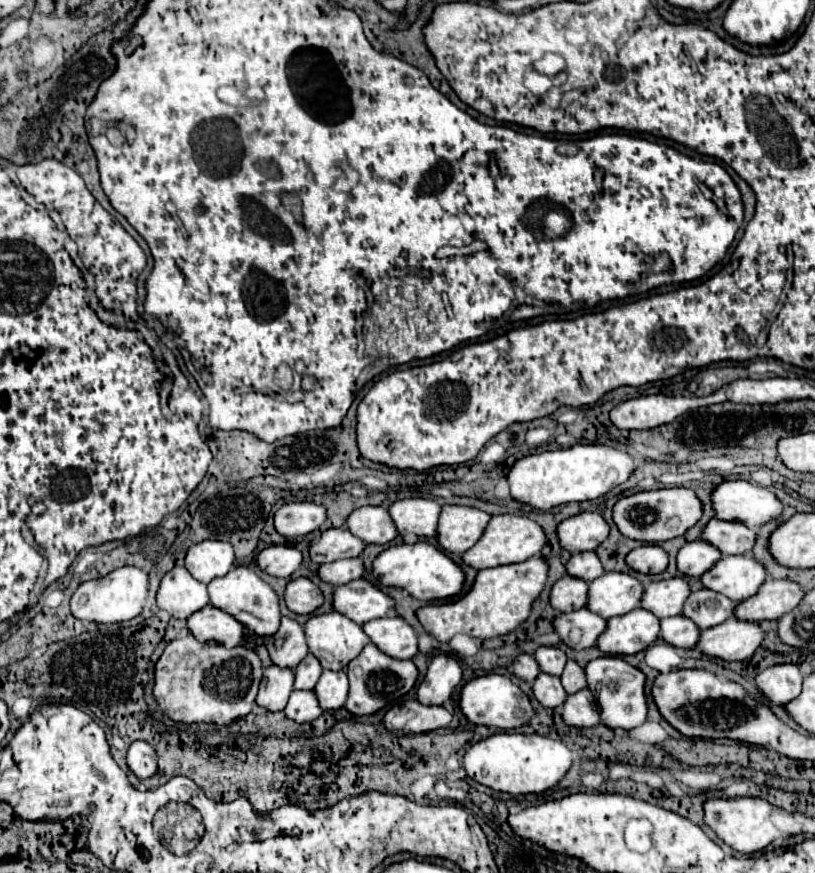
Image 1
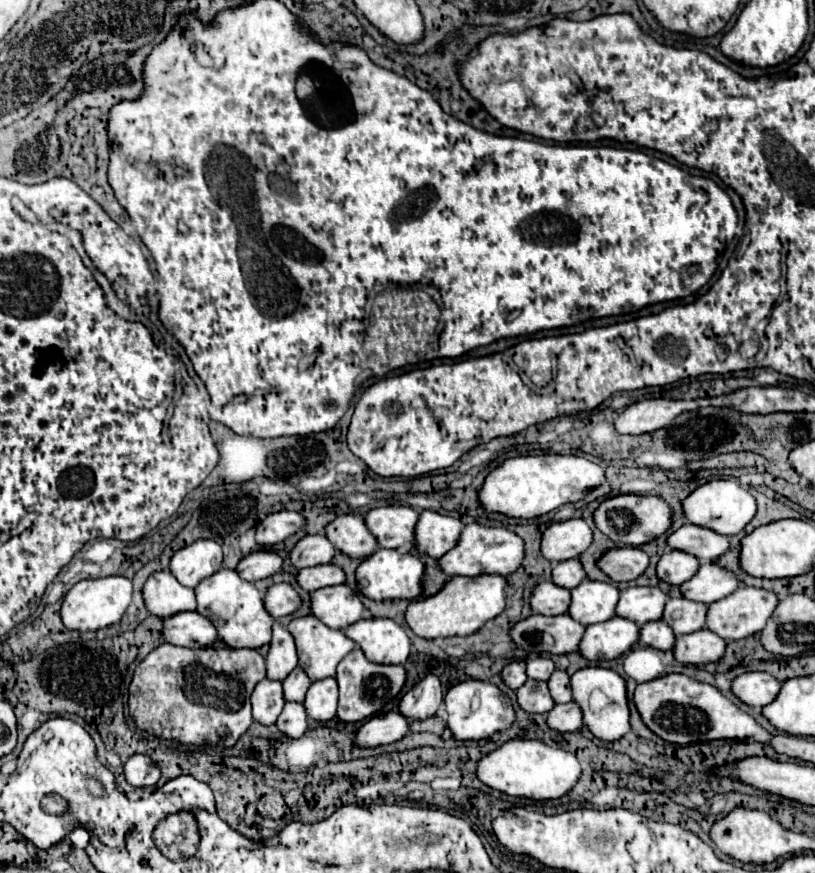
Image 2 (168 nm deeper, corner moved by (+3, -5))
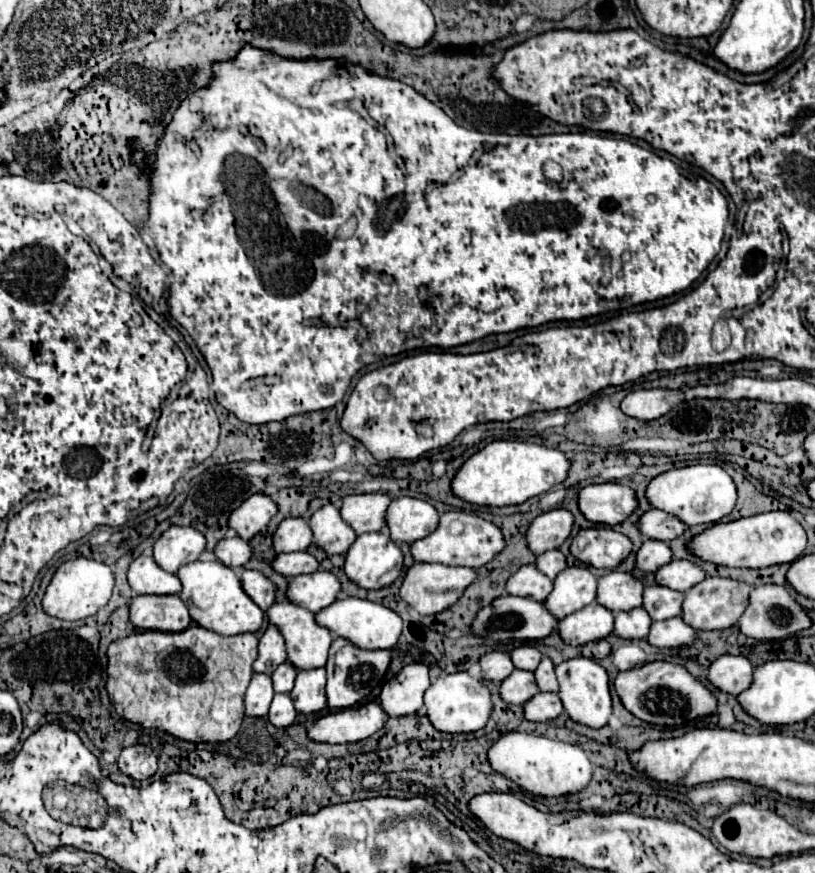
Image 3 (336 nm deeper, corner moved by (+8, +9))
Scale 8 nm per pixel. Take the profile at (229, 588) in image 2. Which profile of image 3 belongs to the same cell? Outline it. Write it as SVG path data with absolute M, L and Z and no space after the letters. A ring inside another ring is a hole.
M191 562L177 570L177 578L181 580L179 598L185 602L191 620L199 626L213 630L223 636L243 634L243 632L257 632L263 622L263 610L243 592L241 580L235 570L223 566L221 562Z

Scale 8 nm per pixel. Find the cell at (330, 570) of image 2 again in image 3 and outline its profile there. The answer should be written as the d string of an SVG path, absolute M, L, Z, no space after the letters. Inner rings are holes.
M289 552L289 554L277 554L275 560L271 562L273 570L293 578L297 574L311 574L315 570L319 570L319 562L307 554L307 552Z

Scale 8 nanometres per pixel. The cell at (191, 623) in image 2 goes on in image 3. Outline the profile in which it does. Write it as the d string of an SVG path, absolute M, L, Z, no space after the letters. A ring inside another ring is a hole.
M133 596L129 600L129 622L139 630L181 632L189 628L191 616L179 596Z

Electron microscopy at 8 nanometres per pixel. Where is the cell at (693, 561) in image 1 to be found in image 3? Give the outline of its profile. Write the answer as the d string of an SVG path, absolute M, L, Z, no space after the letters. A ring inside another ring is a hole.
M645 540L643 546L637 550L637 560L635 560L637 570L643 570L649 574L649 572L655 572L657 568L665 566L667 562L671 562L671 550L669 550L667 542Z

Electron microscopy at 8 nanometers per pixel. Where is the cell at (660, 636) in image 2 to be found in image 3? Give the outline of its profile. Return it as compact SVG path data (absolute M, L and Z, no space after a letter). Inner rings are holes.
M643 608L615 614L615 634L625 640L643 640L651 628L651 618Z

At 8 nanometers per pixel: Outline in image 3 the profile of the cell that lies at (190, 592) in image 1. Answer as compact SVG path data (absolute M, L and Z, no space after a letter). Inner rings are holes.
M149 554L137 556L127 570L129 586L135 594L179 594L181 582L175 574L161 570Z

